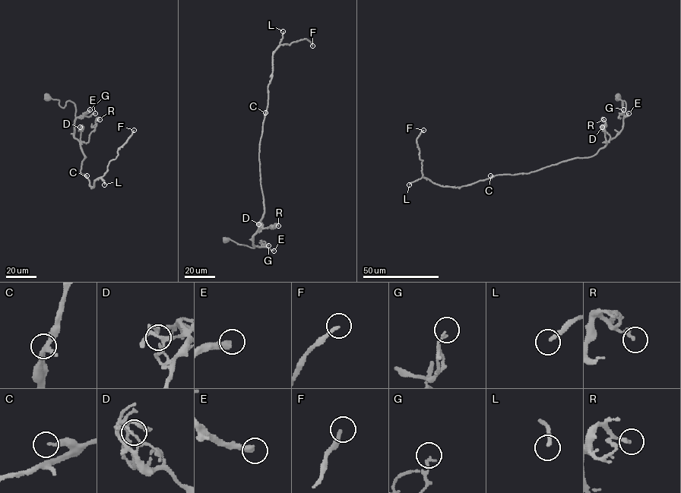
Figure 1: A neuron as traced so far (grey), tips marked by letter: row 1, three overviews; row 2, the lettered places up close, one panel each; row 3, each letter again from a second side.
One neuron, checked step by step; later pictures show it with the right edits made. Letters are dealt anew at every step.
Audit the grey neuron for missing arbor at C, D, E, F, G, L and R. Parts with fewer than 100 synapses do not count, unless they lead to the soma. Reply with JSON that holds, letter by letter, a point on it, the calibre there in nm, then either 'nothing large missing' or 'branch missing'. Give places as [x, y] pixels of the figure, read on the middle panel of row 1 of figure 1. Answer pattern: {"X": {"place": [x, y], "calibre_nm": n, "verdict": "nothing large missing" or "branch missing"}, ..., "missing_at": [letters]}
{"C": {"place": [265, 112], "calibre_nm": 220, "verdict": "nothing large missing"}, "D": {"place": [258, 224], "calibre_nm": 220, "verdict": "nothing large missing"}, "E": {"place": [273, 251], "calibre_nm": 360, "verdict": "nothing large missing"}, "F": {"place": [312, 45], "calibre_nm": 200, "verdict": "branch missing"}, "G": {"place": [268, 245], "calibre_nm": 170, "verdict": "nothing large missing"}, "L": {"place": [283, 31], "calibre_nm": 200, "verdict": "branch missing"}, "R": {"place": [278, 225], "calibre_nm": 220, "verdict": "nothing large missing"}, "missing_at": ["F", "L"]}

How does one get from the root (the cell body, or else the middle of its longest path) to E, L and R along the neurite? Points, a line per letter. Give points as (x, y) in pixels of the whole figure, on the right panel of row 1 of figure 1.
E: (618, 96), (622, 101), (622, 107), (623, 101), (626, 104), (624, 117), (628, 113)
L: (618, 96), (622, 107), (623, 101), (626, 104), (623, 127), (591, 156), (460, 187), (422, 177), (409, 184)
R: (618, 96), (622, 107), (623, 101), (626, 104), (623, 127), (606, 143), (603, 119)

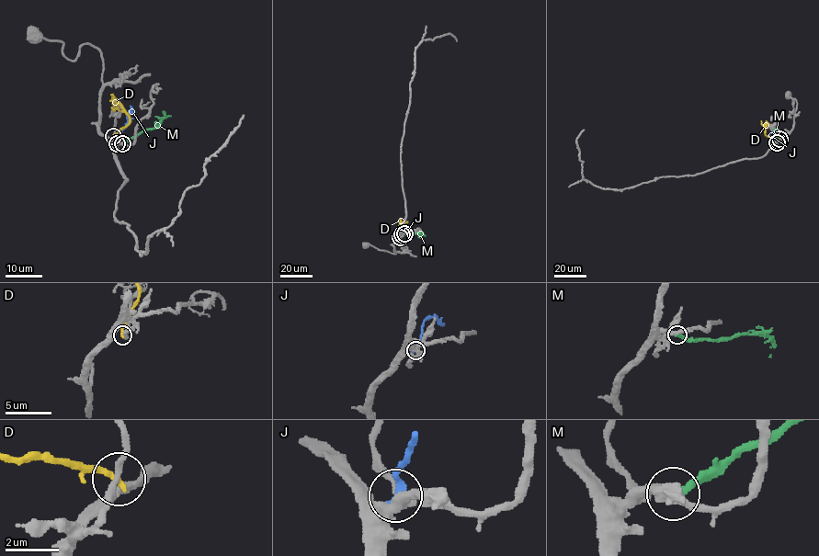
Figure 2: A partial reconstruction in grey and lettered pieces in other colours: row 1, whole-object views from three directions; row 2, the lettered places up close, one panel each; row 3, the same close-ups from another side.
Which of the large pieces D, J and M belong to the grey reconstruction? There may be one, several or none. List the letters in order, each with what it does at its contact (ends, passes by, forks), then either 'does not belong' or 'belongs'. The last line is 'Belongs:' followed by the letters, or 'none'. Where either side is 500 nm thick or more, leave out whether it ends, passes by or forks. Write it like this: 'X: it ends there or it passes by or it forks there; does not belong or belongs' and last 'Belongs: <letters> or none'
D: it ends there; does not belong
J: it ends there; does not belong
M: it ends there; does not belong
Belongs: none

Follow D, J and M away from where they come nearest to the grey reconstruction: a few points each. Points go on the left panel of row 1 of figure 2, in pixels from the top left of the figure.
D: (113, 137), (129, 122), (129, 115), (119, 104), (114, 109), (112, 94)
J: (117, 143), (127, 122), (130, 105)
M: (122, 143), (146, 130), (153, 129), (162, 119), (171, 116)

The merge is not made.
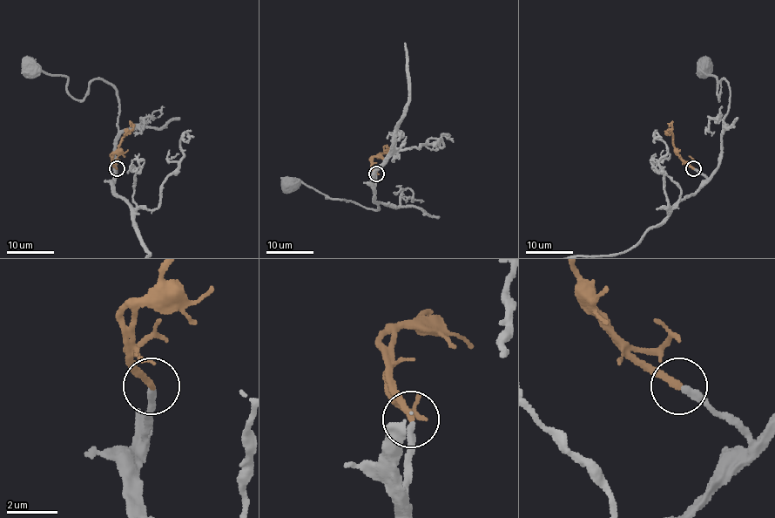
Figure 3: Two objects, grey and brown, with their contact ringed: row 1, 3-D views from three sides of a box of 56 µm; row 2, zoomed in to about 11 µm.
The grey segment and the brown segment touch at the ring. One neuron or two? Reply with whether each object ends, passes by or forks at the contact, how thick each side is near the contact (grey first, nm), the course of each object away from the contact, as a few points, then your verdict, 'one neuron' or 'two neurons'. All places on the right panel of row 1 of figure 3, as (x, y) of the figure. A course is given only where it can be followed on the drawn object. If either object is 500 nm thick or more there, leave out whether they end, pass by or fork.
grey ends | brown ends | 280/260 nm | grey via (694, 168), (709, 177), (718, 165), (730, 92), (722, 79), (719, 99), (715, 77), (699, 66), (704, 66) | brown via (693, 168), (674, 148), (671, 125), (667, 124) | one neuron

